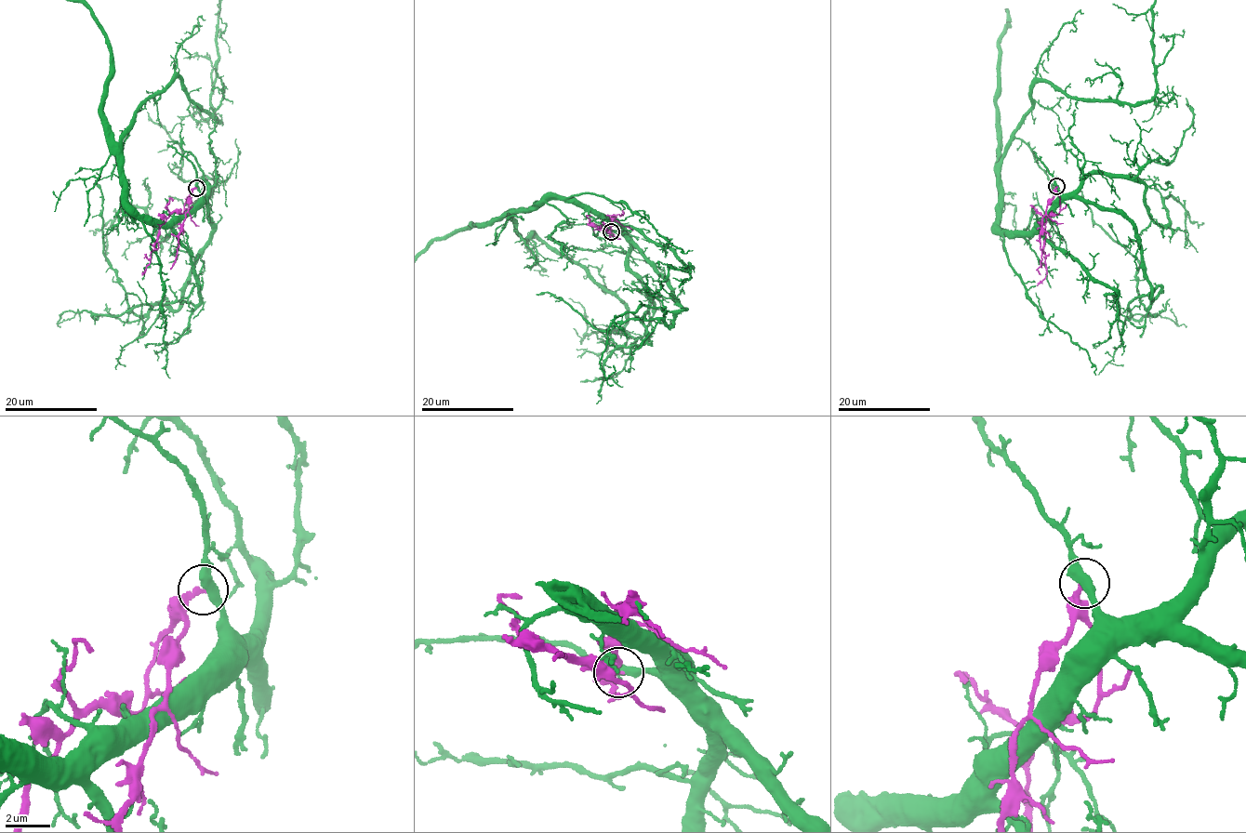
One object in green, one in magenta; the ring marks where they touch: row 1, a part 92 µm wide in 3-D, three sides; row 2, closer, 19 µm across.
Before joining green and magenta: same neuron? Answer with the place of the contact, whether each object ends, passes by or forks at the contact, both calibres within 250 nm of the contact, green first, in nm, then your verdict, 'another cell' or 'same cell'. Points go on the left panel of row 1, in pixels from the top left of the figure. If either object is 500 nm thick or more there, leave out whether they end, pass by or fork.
(196, 188) | green passes by | magenta ends | 440/190 nm | another cell

